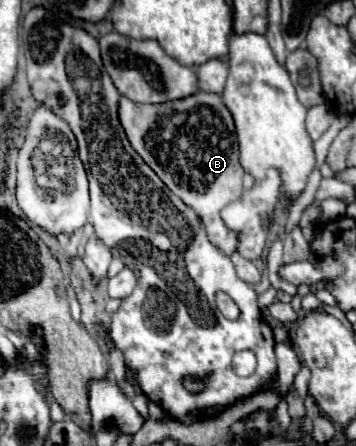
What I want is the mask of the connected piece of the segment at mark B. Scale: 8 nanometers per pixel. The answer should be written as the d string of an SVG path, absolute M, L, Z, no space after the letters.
M197 92L189 98L165 104L133 104L121 96L119 120L131 146L151 166L151 170L191 206L201 218L209 240L227 256L237 250L239 238L225 226L219 212L241 198L243 168L239 164L239 146L231 112L219 94Z

